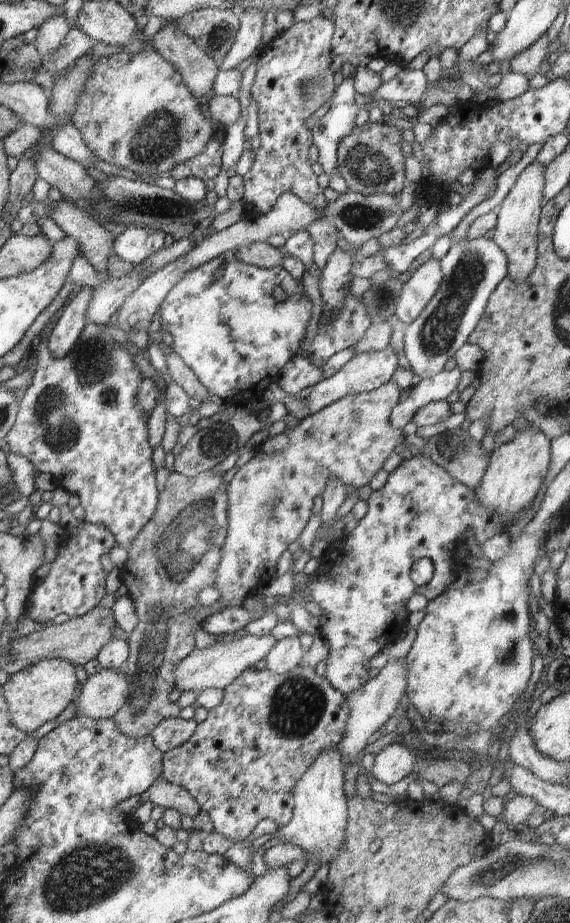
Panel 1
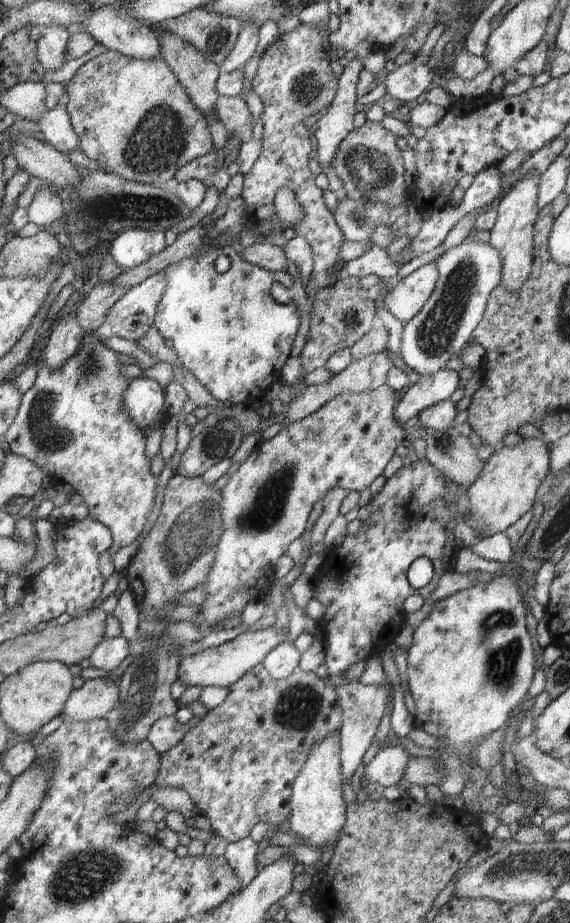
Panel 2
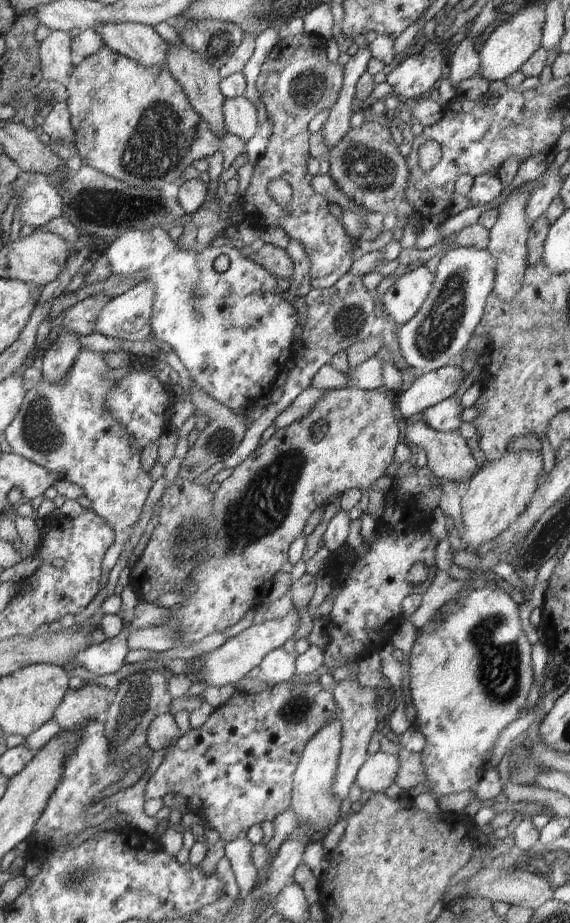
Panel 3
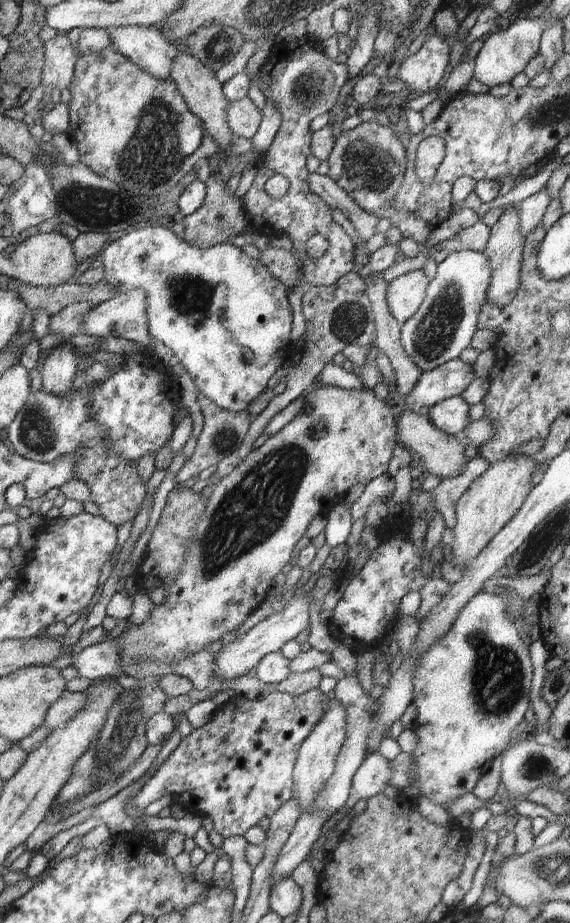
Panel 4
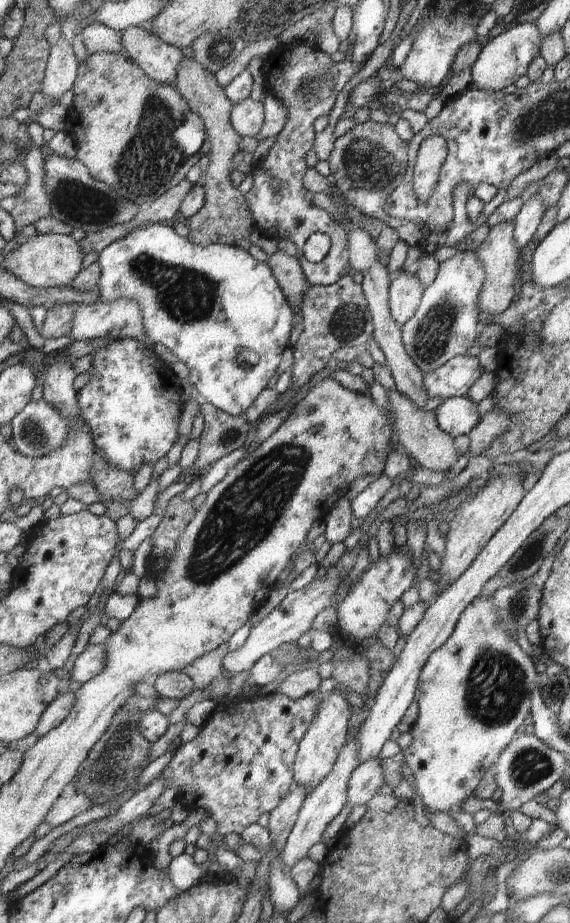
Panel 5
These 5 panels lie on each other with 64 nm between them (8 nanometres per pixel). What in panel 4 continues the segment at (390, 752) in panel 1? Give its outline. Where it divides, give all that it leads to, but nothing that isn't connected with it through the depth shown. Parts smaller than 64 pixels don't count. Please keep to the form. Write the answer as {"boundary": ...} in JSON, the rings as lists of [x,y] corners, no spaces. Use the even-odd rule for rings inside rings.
{"boundary":[[[379,751],[370,752],[352,779],[351,794],[359,801],[367,801],[378,793],[383,793],[391,784],[391,778],[390,760]]]}

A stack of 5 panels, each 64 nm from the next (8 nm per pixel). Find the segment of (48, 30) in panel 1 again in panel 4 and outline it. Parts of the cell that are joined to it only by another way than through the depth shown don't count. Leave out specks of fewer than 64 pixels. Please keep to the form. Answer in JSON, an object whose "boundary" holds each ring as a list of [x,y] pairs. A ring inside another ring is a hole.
{"boundary":[[[58,33],[44,43],[44,64],[41,84],[57,93],[66,90],[74,78],[78,54],[65,33]]]}

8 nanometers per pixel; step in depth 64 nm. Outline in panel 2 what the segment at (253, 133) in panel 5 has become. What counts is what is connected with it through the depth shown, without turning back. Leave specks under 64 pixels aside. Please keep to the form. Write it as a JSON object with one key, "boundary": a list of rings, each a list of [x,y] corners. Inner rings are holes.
{"boundary":[[[220,95],[216,102],[216,113],[228,133],[238,134],[243,143],[253,140],[255,125],[252,124],[252,114],[245,100]]]}

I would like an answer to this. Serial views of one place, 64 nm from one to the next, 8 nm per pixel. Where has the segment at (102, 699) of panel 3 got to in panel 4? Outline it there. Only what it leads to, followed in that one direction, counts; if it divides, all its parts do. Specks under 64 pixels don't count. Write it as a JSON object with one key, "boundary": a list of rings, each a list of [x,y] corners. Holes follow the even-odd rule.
{"boundary":[[[66,689],[62,693],[62,696],[60,696],[60,700],[56,700],[56,702],[50,706],[43,725],[46,726],[48,730],[60,728],[60,726],[64,726],[68,720],[72,720],[84,706],[86,706],[85,691],[72,692]]]}

